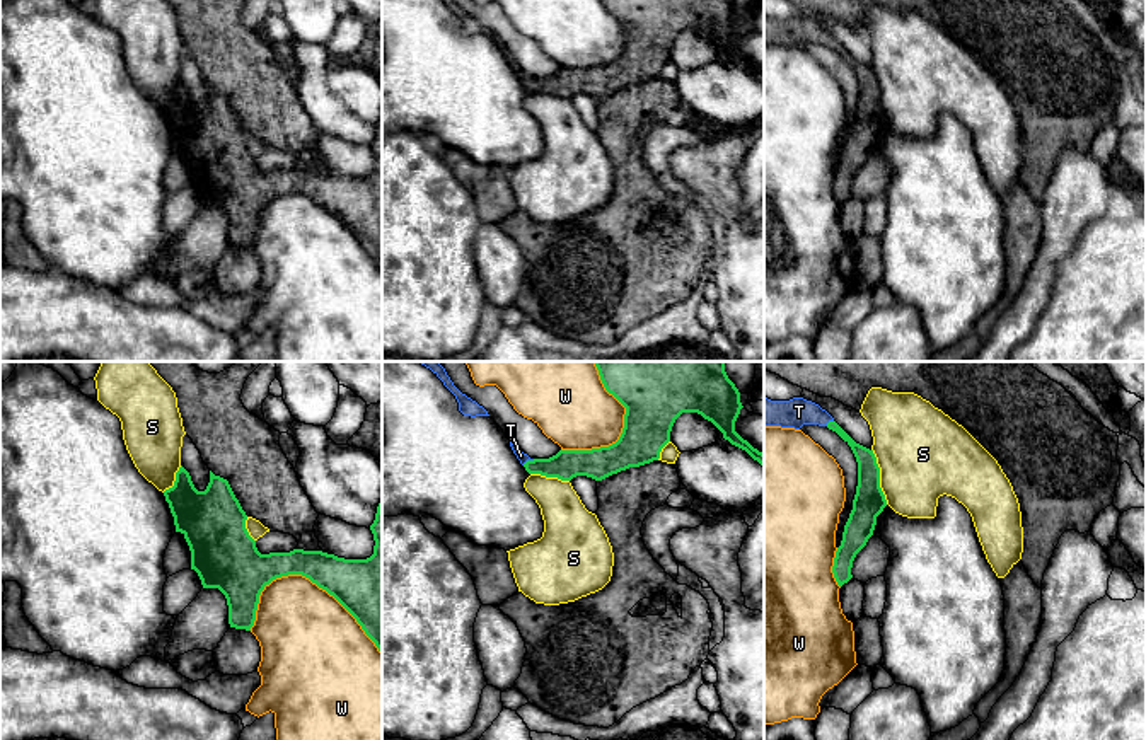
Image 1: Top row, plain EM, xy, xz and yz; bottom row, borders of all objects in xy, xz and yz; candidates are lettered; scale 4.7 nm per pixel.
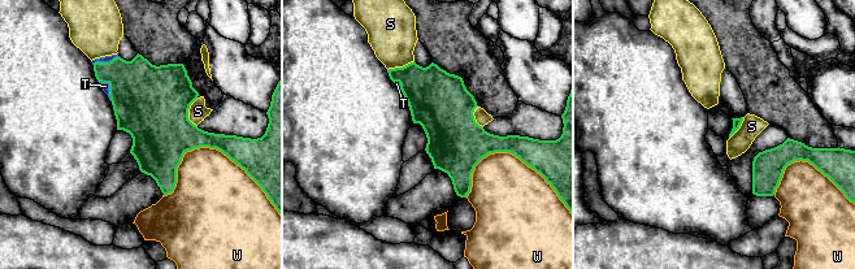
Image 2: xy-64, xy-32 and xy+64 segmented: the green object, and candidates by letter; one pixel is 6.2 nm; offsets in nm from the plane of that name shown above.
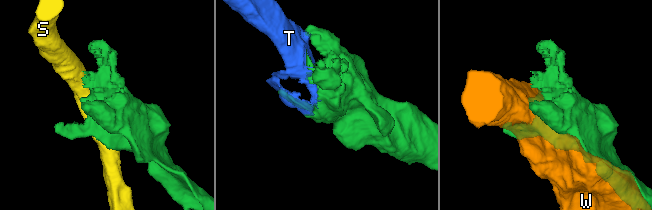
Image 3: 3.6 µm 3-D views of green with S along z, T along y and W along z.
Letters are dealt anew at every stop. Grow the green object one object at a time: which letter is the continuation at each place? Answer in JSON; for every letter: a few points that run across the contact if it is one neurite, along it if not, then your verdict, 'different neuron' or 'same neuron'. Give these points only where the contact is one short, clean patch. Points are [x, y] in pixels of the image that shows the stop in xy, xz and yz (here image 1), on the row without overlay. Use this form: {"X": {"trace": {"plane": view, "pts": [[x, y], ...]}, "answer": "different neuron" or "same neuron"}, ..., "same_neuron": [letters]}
{"S": {"answer": "different neuron"}, "T": {"answer": "same neuron"}, "W": {"answer": "different neuron"}, "same_neuron": ["T"]}

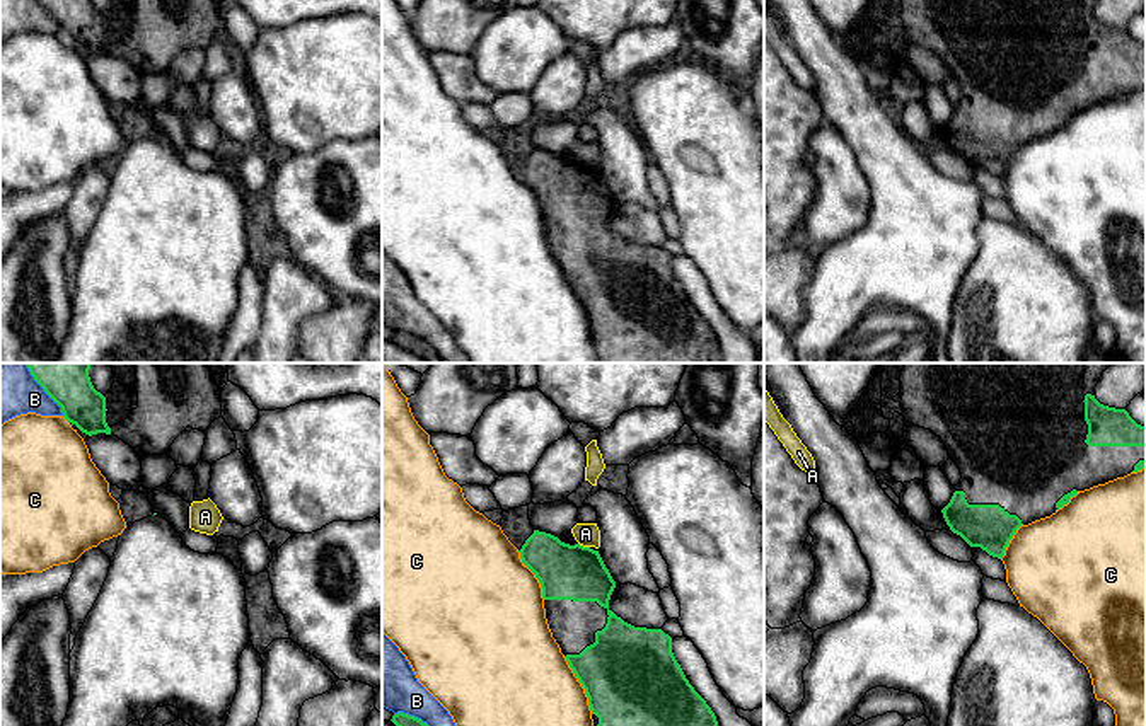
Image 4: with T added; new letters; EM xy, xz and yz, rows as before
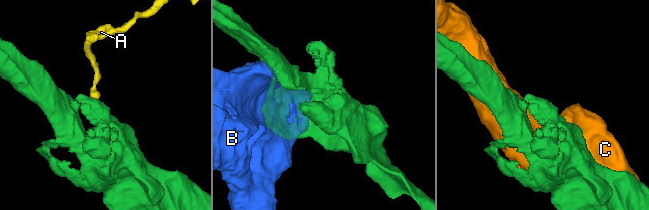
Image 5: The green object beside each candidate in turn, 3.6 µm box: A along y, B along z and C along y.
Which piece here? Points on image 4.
{"A": {"trace": {"plane": "xz", "pts": [[578, 161], [589, 166]]}, "answer": "different neuron"}, "B": {"answer": "different neuron"}, "C": {"answer": "different neuron"}, "same_neuron": []}

